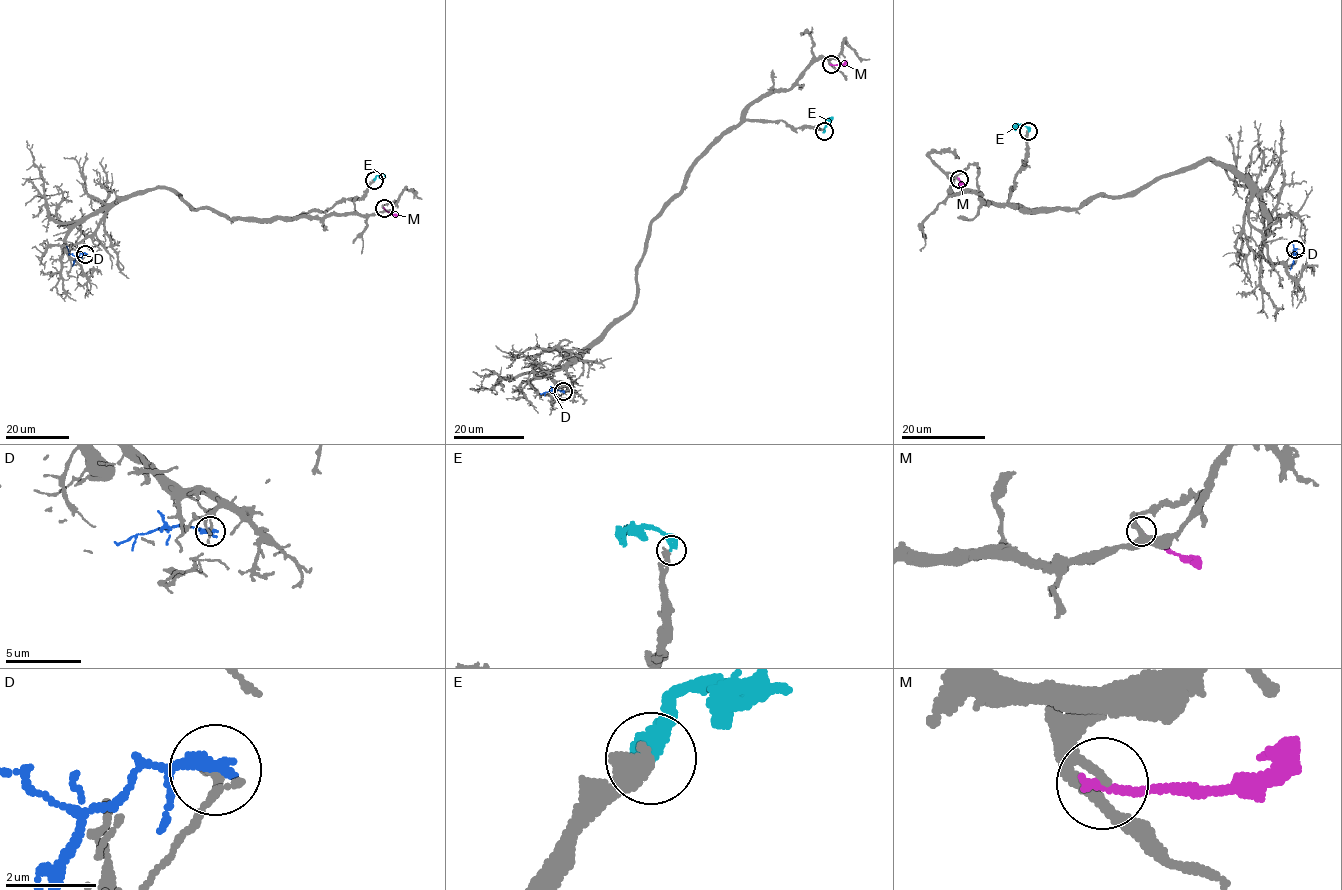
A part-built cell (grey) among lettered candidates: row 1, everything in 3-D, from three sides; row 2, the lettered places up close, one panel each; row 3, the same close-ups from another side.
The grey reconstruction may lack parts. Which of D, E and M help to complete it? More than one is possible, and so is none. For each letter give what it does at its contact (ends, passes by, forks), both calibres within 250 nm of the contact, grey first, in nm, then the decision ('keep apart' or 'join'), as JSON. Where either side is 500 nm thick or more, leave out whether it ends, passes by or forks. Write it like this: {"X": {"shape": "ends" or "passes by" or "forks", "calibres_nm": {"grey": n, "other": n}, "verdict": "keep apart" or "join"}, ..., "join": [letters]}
{"D": {"shape": "ends", "calibres_nm": {"grey": 180, "other": 360}, "verdict": "keep apart"}, "E": {"shape": "ends", "calibres_nm": {"grey": 400, "other": 400}, "verdict": "join"}, "M": {"shape": "ends", "calibres_nm": {"grey": 200, "other": 200}, "verdict": "keep apart"}, "join": ["E"]}

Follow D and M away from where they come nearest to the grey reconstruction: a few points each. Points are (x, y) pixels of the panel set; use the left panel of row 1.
D: (86, 253), (74, 256), (66, 246)
M: (384, 209), (397, 216)

